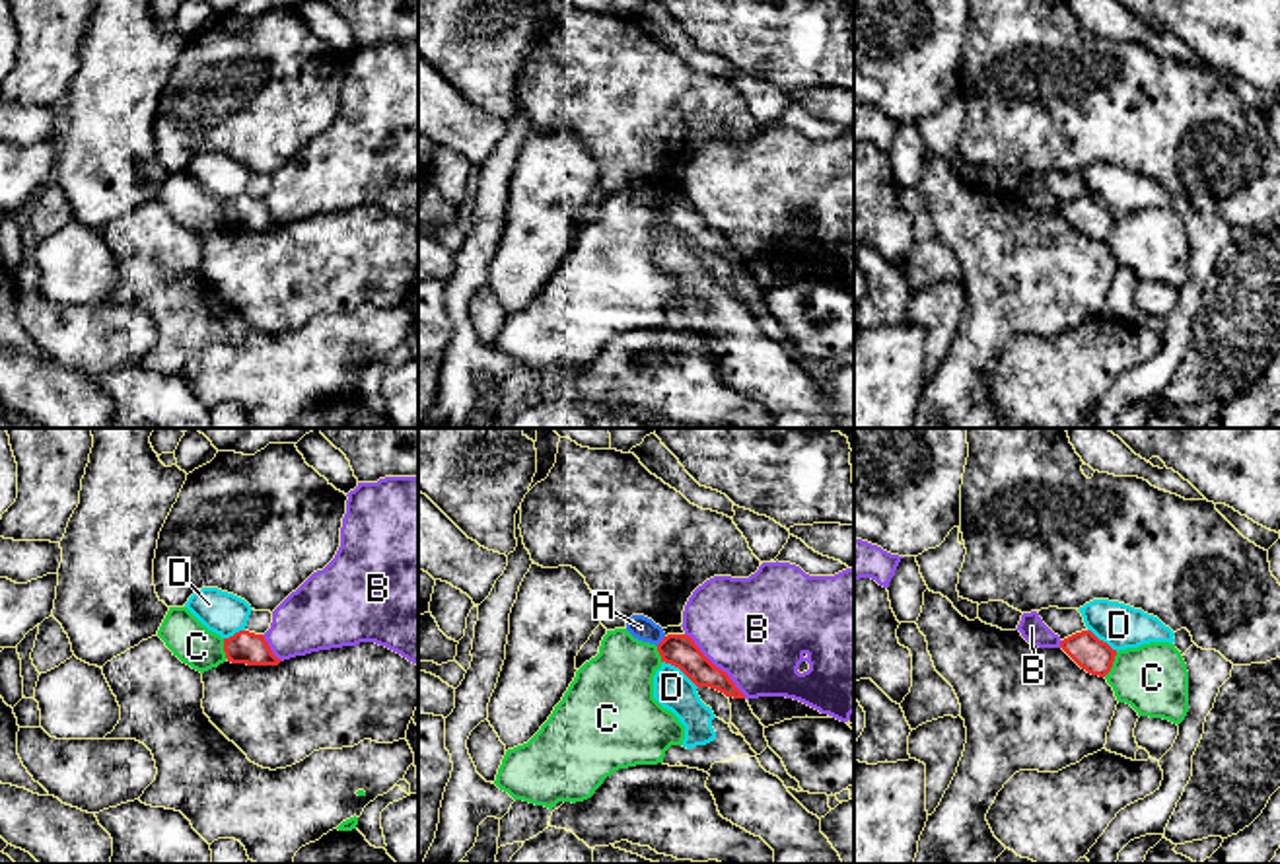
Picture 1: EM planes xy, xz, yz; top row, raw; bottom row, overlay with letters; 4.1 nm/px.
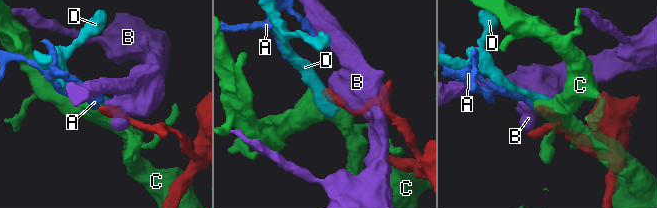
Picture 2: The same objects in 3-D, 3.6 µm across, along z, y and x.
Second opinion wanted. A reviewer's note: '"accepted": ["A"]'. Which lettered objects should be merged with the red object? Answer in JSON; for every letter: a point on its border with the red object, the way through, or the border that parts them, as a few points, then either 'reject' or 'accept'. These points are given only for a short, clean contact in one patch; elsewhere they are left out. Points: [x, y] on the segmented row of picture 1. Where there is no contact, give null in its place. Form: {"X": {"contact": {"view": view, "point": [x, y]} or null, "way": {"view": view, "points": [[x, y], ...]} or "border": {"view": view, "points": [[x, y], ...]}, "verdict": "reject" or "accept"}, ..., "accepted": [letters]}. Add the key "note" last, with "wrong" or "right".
{"A": {"contact": {"view": "xz", "point": [662, 641]}, "border": {"view": "xz", "points": [[664, 635], [656, 645]]}, "verdict": "reject"}, "B": {"contact": {"view": "xz", "point": [714, 666]}, "border": {"view": "xz", "points": [[685, 633], [746, 697]]}, "verdict": "reject"}, "C": {"contact": {"view": "yz", "point": [1111, 664]}, "verdict": "reject"}, "D": {"contact": {"view": "xz", "point": [681, 670]}, "border": {"view": "xz", "points": [[664, 660], [674, 664], [697, 687]]}, "verdict": "reject"}, "accepted": [], "note": "wrong"}

